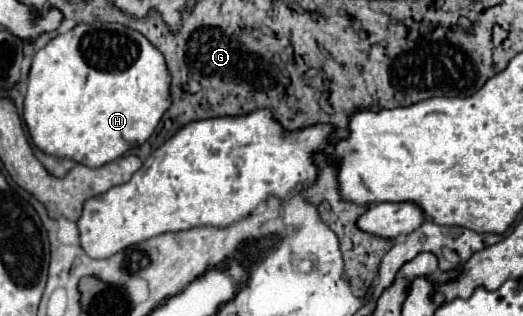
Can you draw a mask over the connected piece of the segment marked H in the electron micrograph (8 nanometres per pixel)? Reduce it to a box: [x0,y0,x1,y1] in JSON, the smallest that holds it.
[22,23,171,167]

